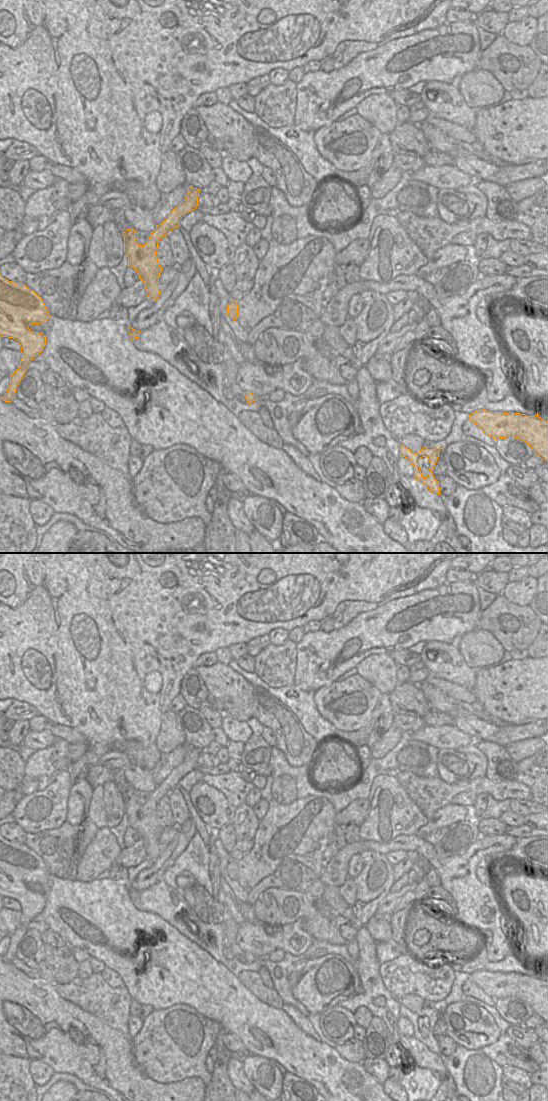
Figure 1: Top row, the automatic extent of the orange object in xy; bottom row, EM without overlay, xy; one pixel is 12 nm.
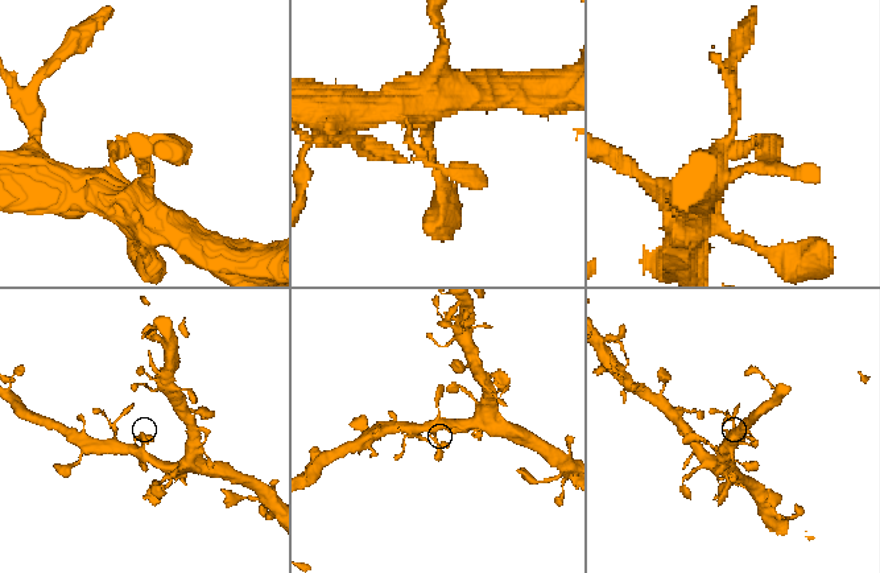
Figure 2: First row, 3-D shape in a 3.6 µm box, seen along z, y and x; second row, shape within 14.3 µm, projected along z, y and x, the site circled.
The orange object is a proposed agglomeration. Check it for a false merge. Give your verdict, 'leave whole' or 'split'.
leave whole

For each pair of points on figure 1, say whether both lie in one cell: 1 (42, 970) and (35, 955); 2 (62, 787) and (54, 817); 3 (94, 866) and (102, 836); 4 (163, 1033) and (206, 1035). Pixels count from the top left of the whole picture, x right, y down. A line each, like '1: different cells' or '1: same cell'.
1: different cells
2: same cell
3: same cell
4: same cell

